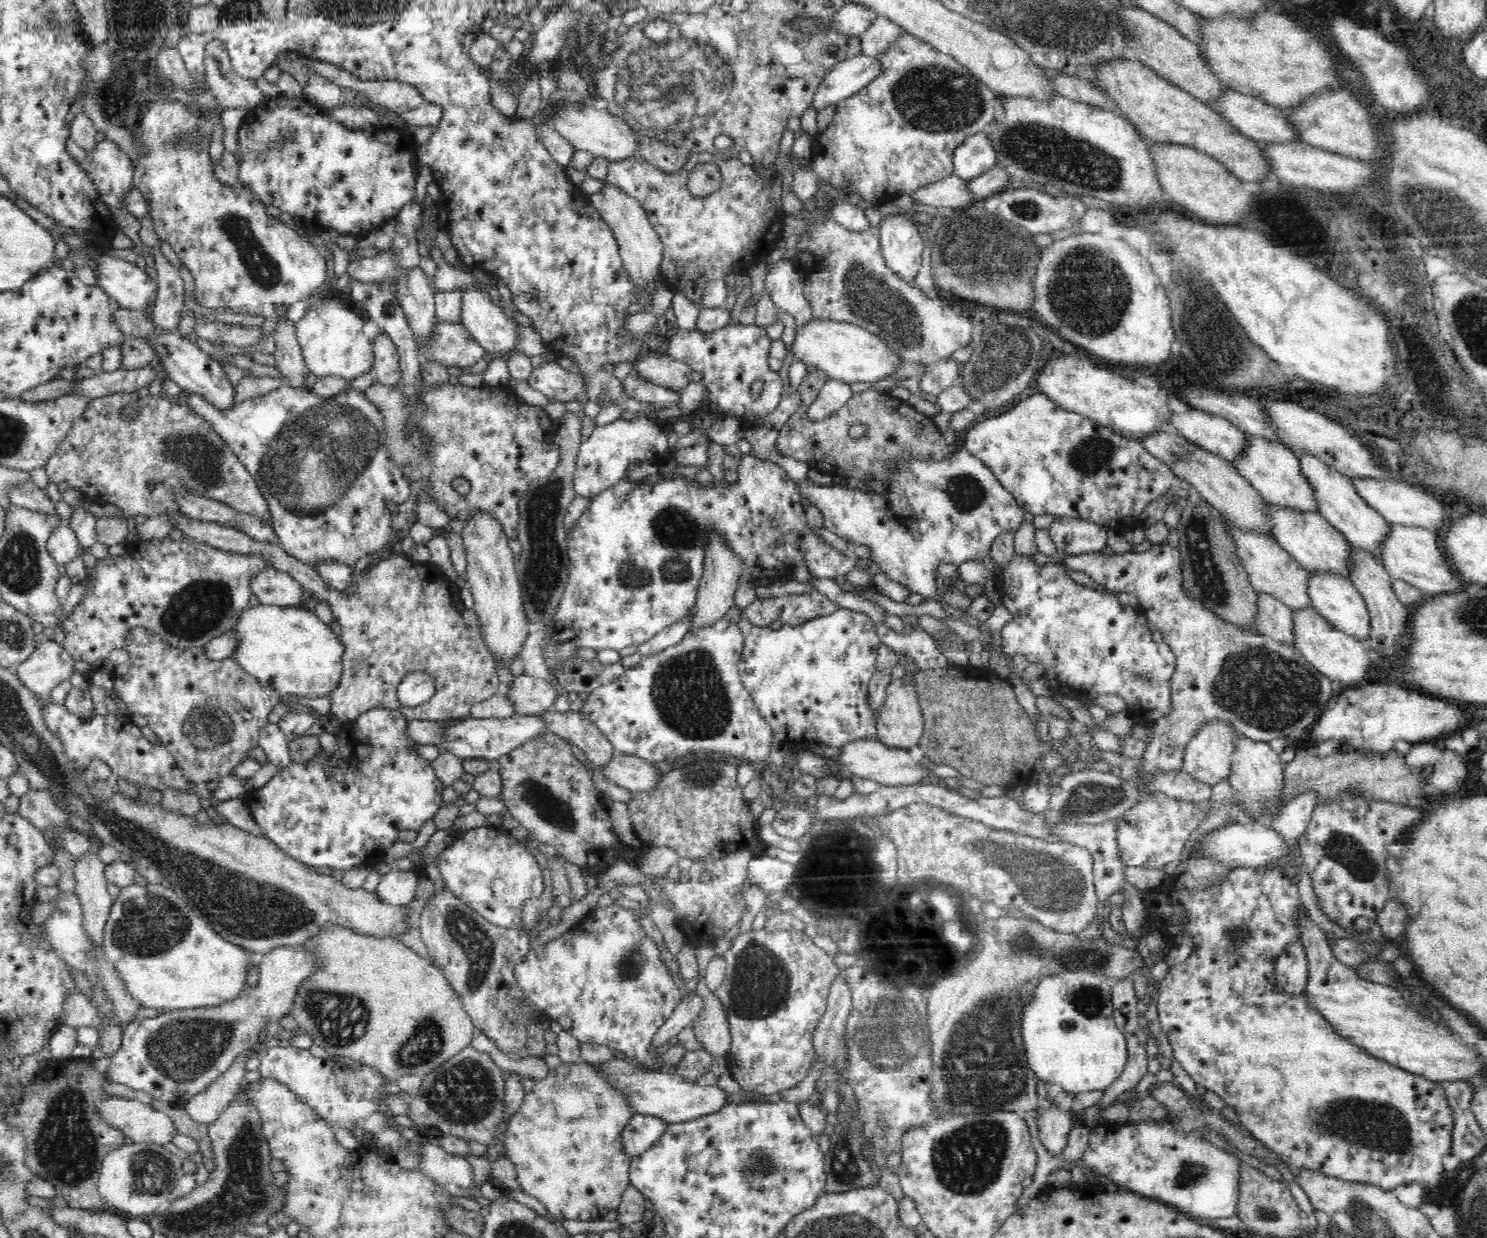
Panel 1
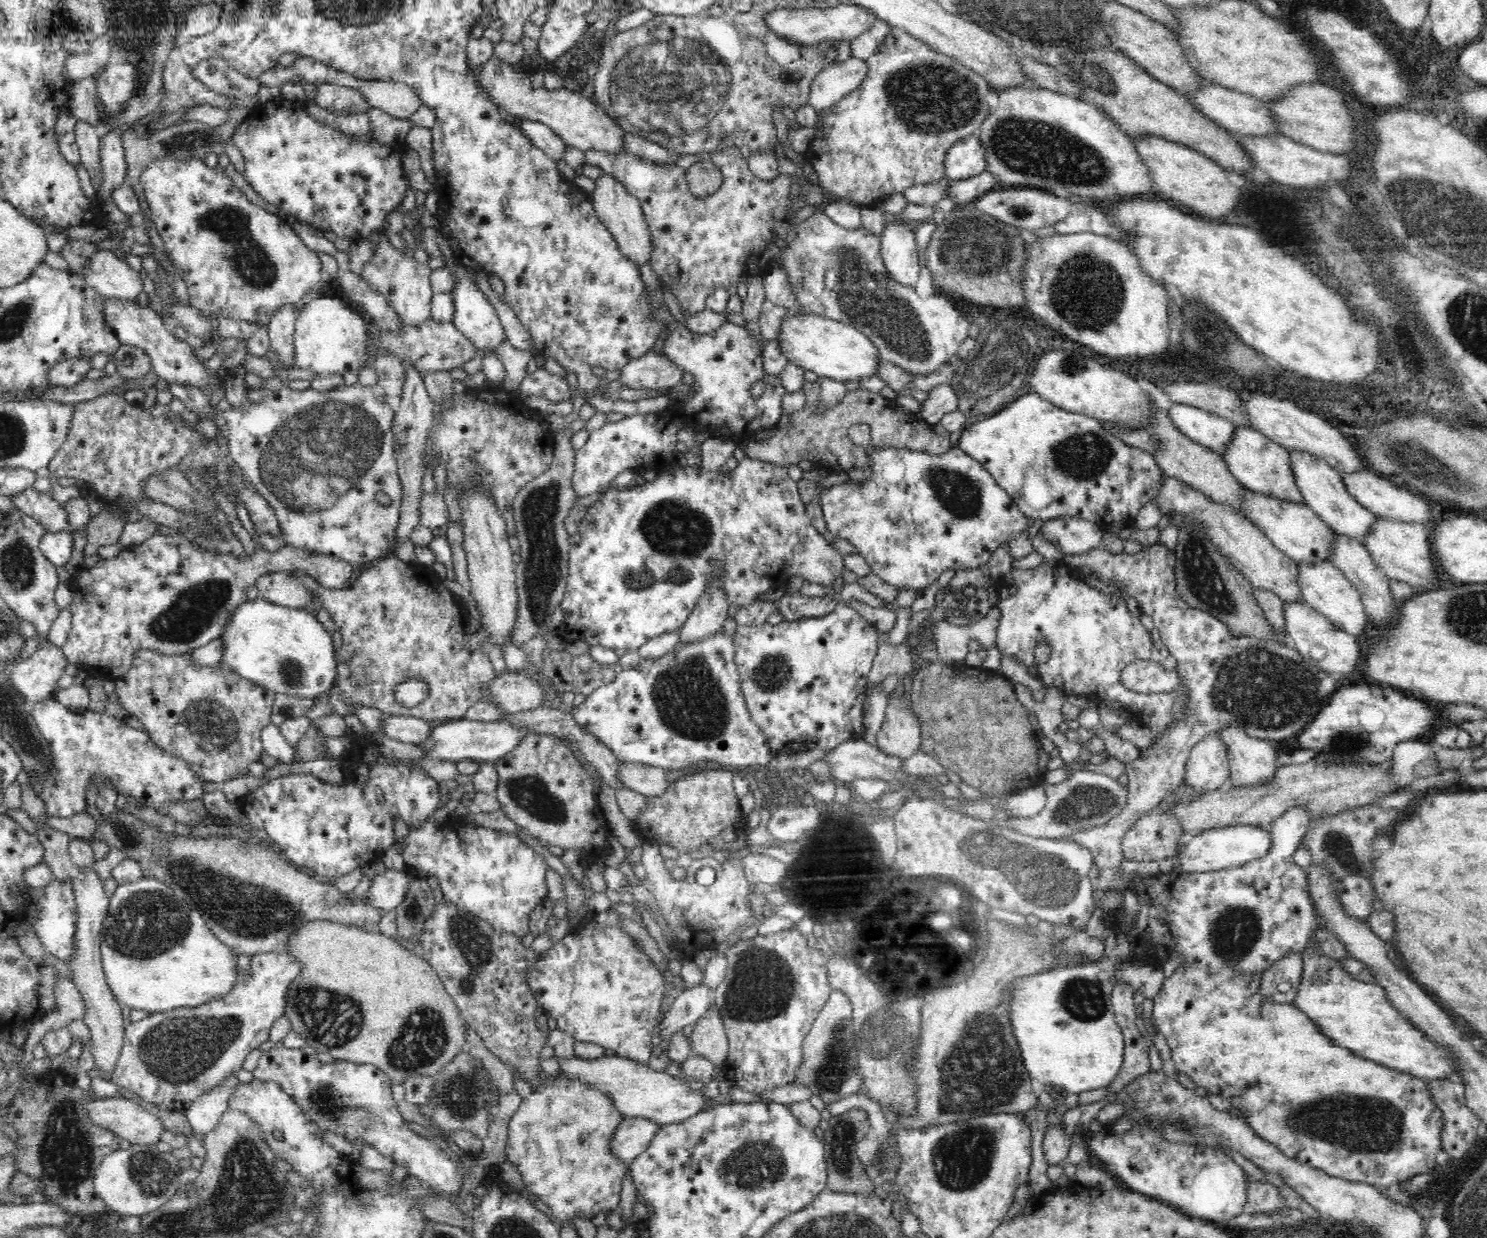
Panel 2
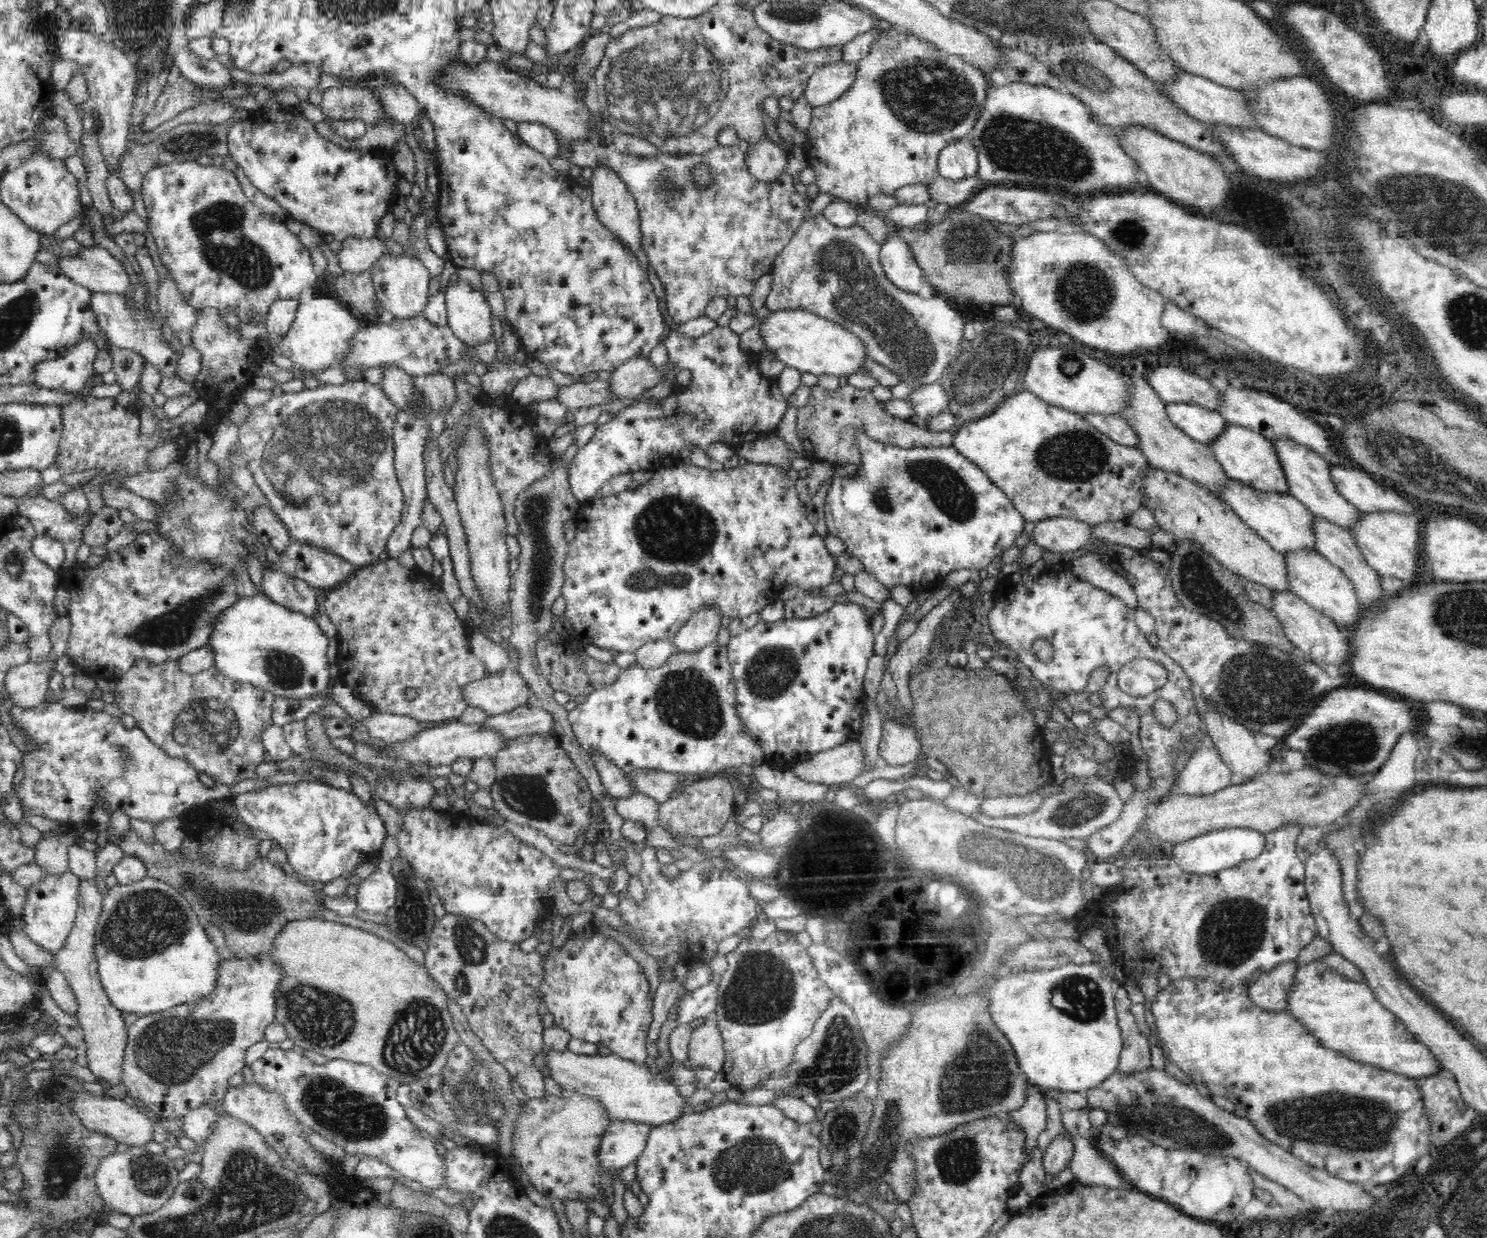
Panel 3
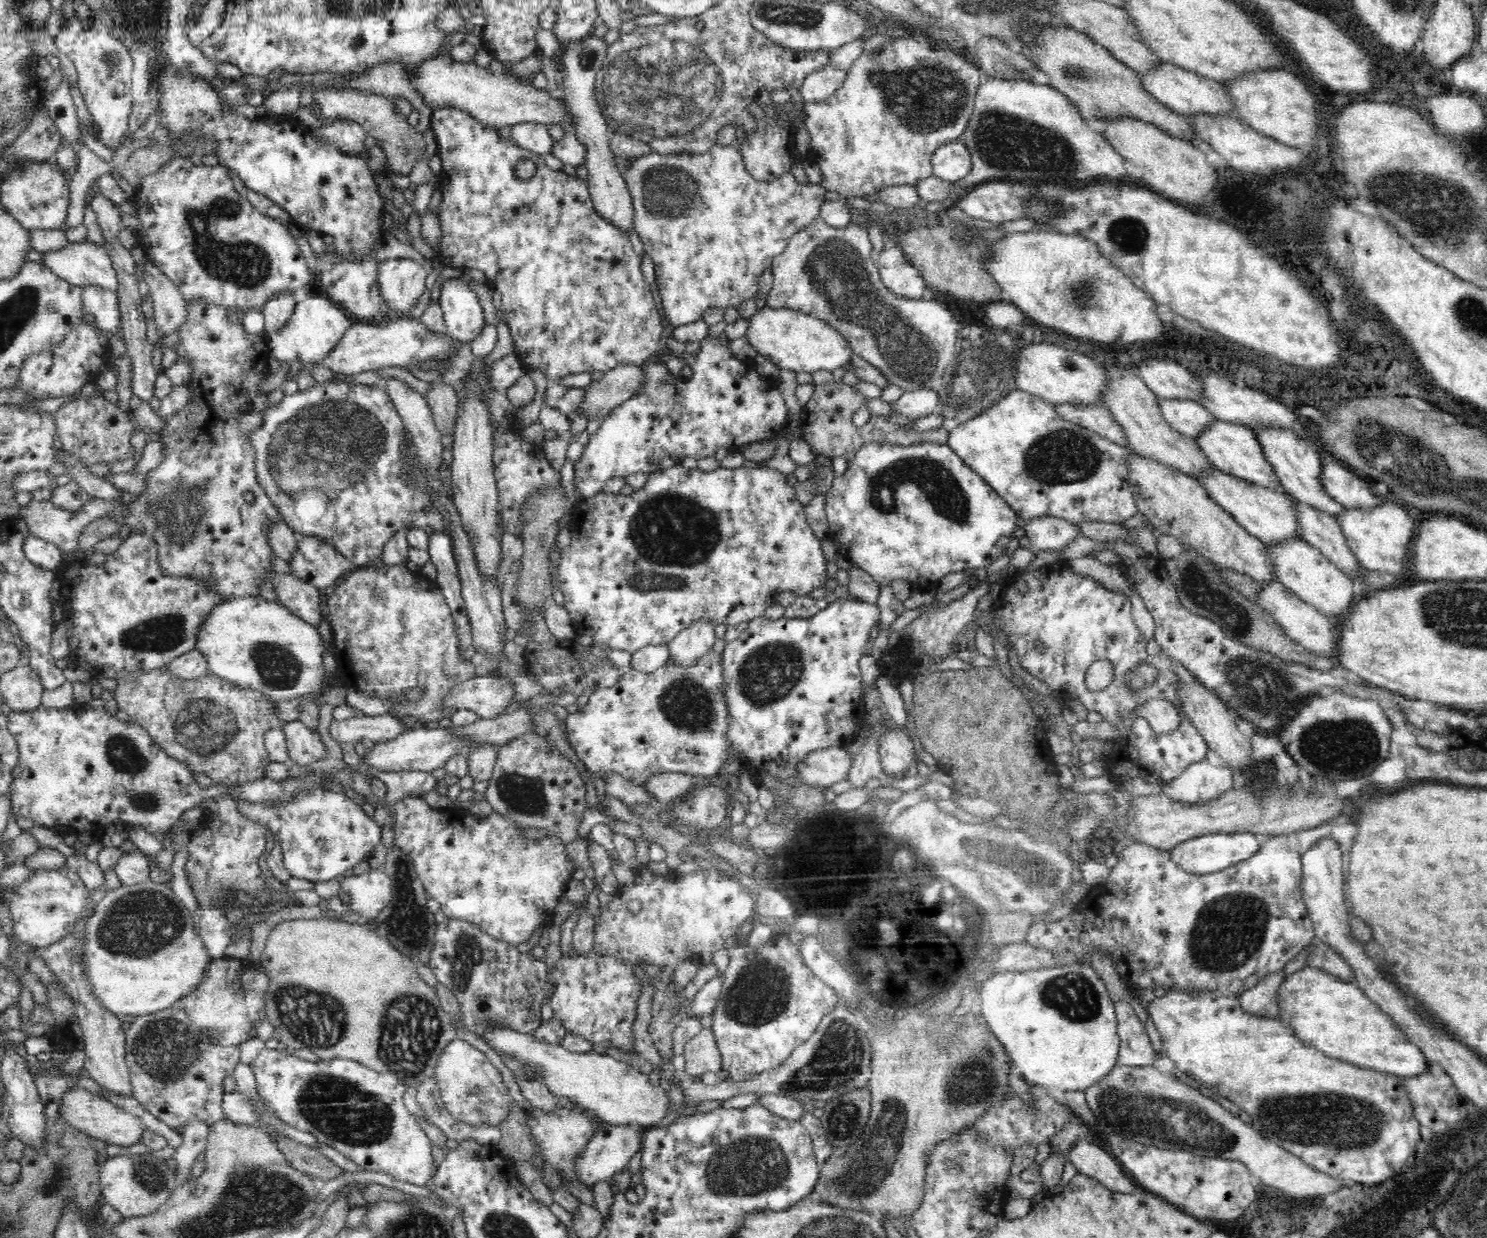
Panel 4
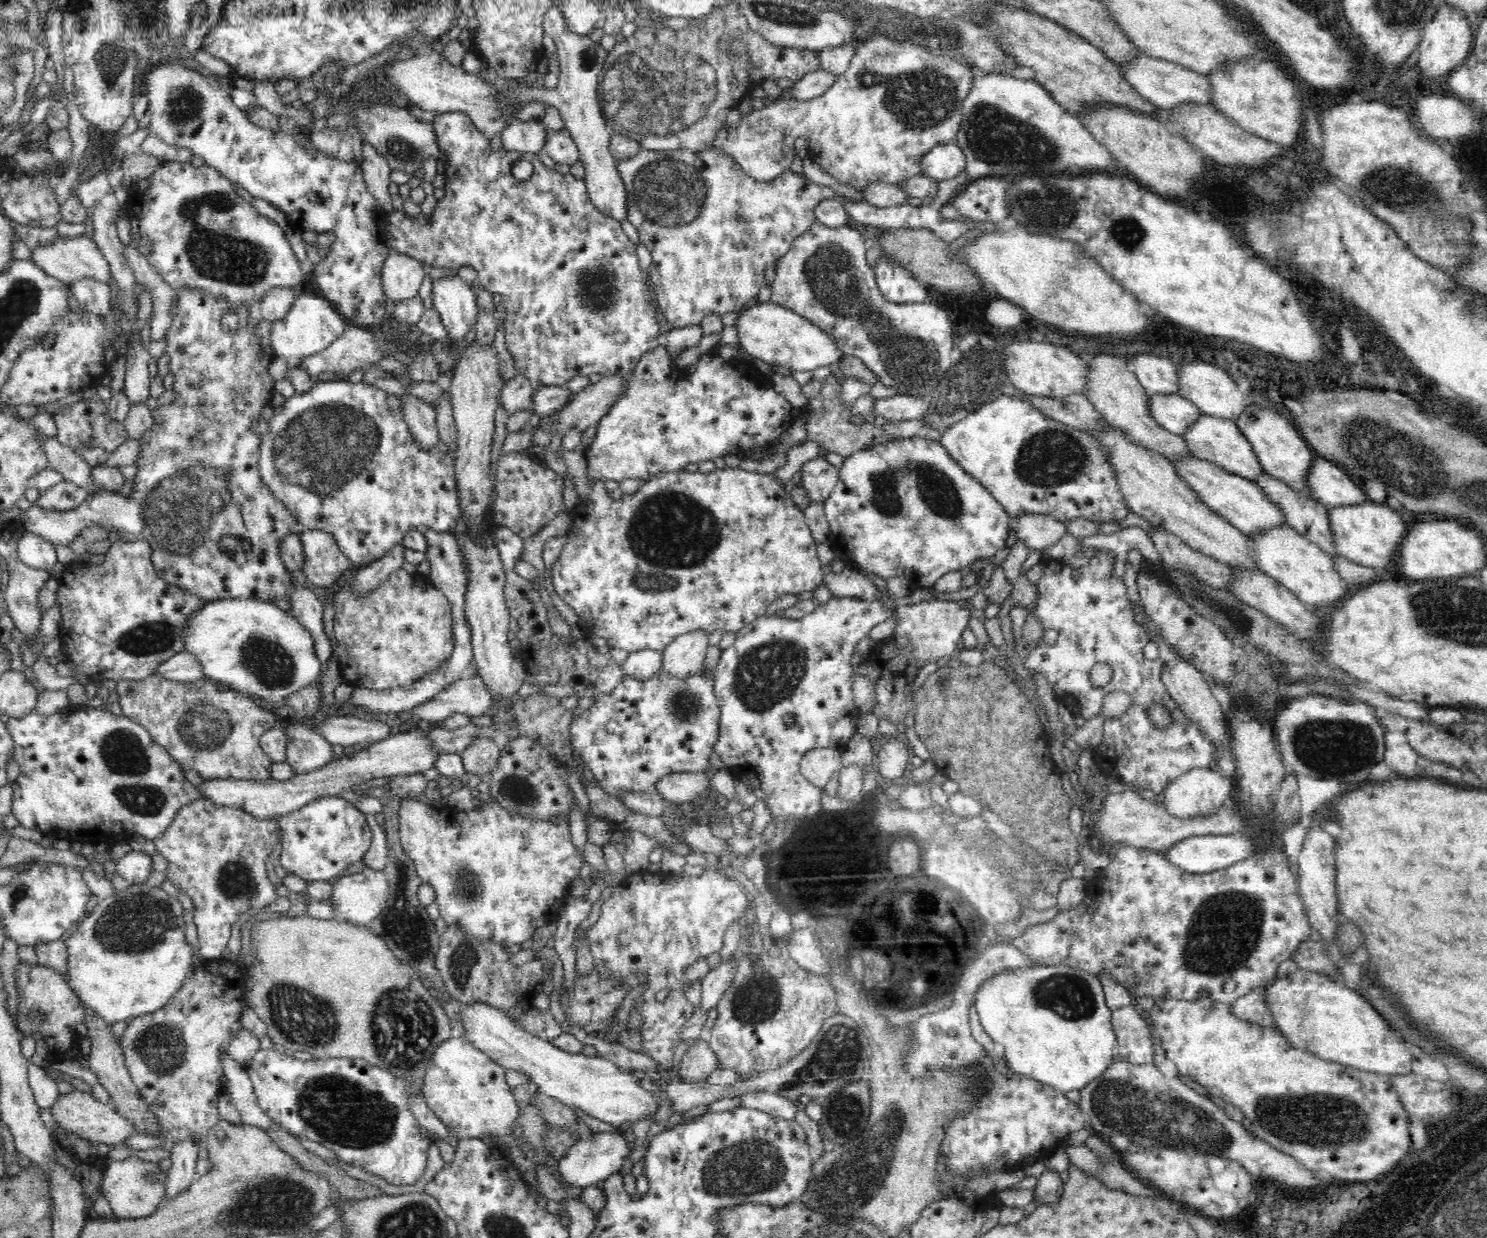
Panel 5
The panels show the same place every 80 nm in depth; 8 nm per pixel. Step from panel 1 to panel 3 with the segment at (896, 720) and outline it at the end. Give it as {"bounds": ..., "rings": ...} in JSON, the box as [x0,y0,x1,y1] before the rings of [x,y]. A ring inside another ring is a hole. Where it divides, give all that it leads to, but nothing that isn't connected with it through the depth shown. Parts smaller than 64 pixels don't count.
{"bounds":[879,722,921,767],"rings":[[[884,722],[879,744],[879,756],[890,767],[908,766],[920,754],[921,742],[910,726],[898,722]]]}

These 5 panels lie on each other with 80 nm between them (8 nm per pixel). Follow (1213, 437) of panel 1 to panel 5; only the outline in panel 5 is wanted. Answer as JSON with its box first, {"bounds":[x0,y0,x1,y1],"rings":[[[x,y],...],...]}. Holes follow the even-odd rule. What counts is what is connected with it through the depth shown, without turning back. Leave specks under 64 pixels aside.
{"bounds":[1149,393,1201,434],"rings":[[[1178,393],[1149,394],[1149,412],[1166,431],[1184,434],[1196,422],[1201,410]]]}

